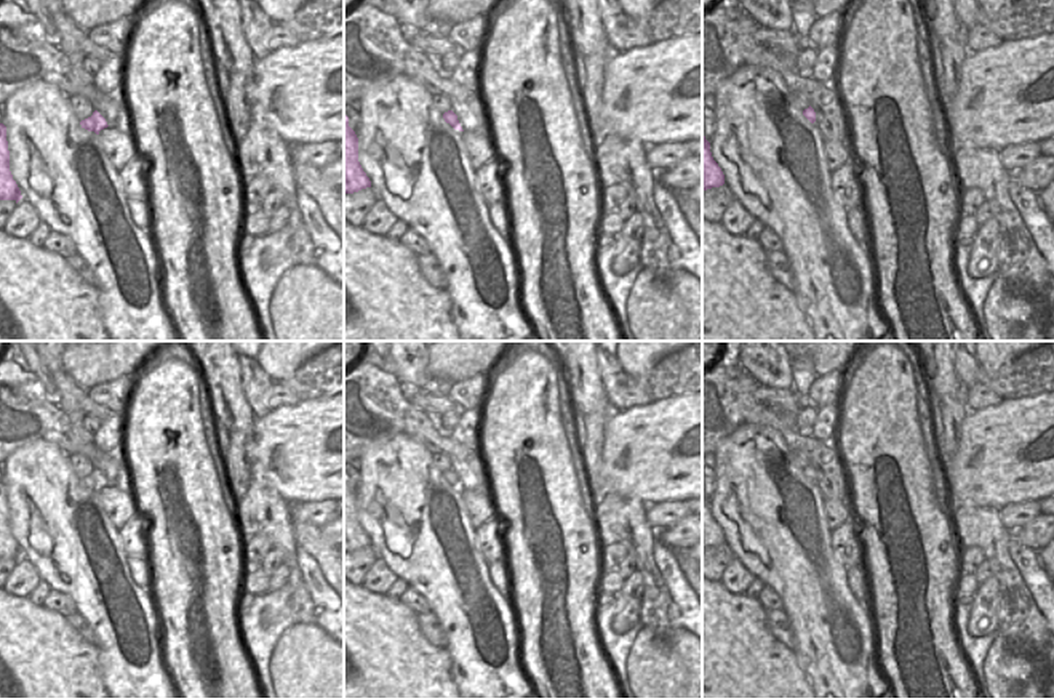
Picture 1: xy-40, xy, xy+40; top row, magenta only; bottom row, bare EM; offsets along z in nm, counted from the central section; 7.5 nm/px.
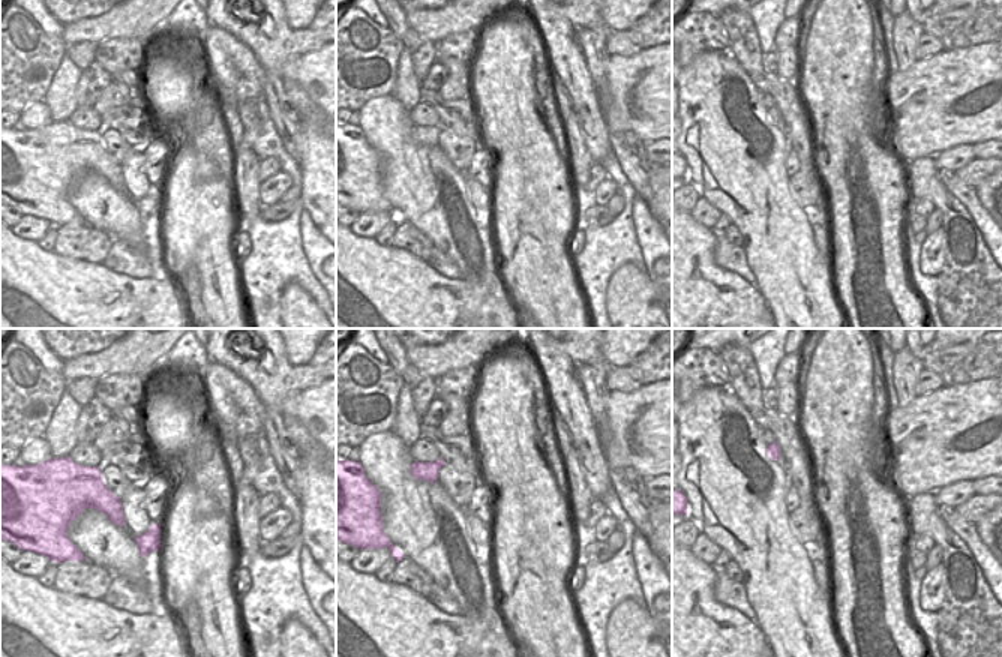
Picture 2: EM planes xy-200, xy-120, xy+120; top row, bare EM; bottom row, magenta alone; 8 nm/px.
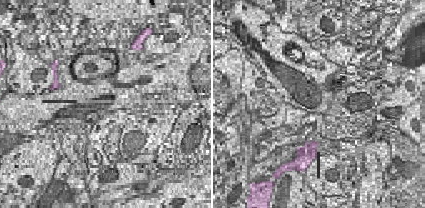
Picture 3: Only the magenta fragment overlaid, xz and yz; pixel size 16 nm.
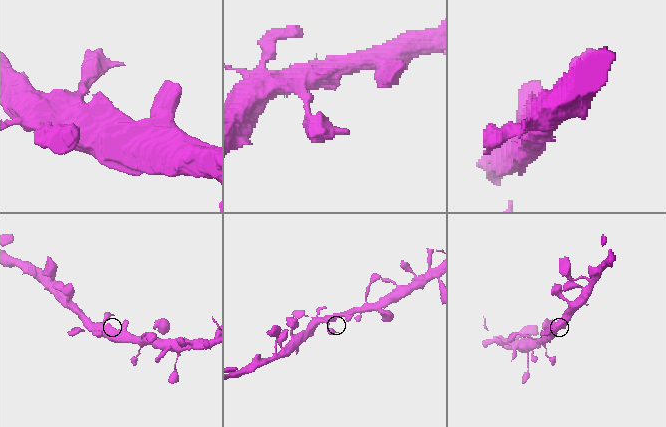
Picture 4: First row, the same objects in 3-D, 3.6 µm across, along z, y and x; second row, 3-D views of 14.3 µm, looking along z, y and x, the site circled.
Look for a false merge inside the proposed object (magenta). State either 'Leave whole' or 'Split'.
Leave whole.

